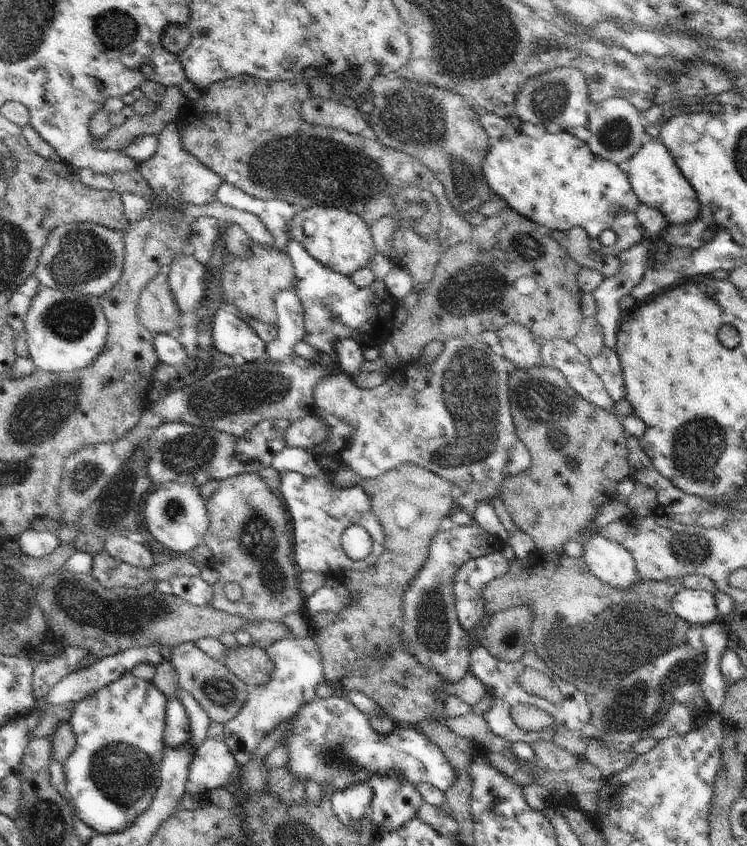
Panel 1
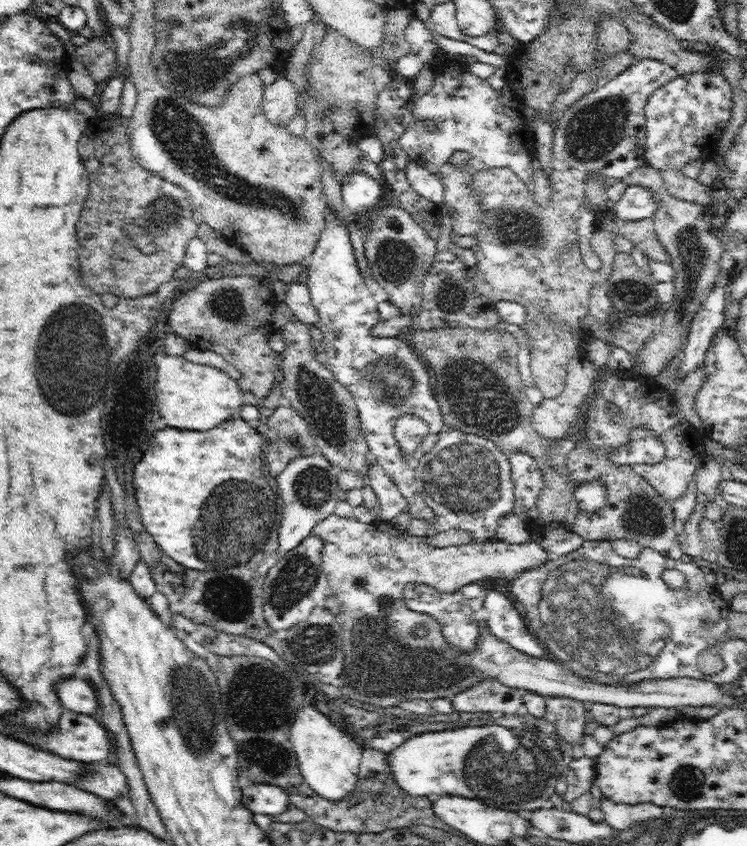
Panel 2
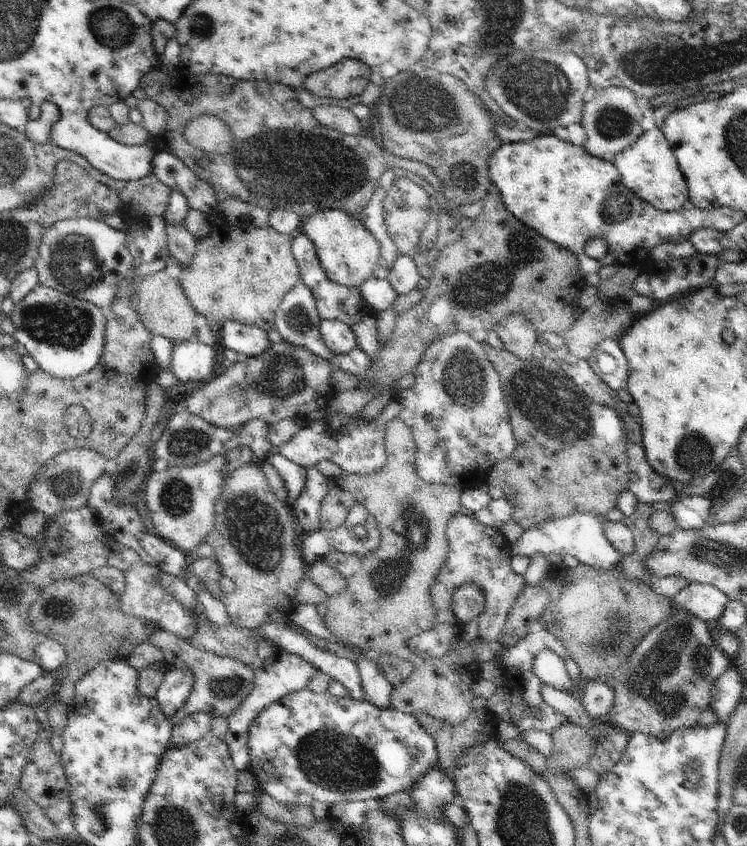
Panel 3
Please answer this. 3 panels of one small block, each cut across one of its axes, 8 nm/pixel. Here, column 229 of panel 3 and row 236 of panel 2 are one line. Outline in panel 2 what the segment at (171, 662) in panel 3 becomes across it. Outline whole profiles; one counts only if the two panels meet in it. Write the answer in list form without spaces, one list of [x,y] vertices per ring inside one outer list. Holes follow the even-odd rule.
[[[644,162],[630,172],[630,182],[632,182],[632,184],[646,186],[646,188],[649,188],[652,191],[654,200],[657,204],[657,209],[651,216],[655,227],[655,234],[657,235],[661,246],[668,252],[670,264],[676,272],[676,278],[674,278],[673,282],[676,294],[674,294],[674,300],[672,300],[670,308],[665,312],[661,312],[661,314],[663,314],[662,328],[660,329],[660,332],[654,335],[651,341],[648,340],[644,344],[633,358],[634,369],[640,369],[642,374],[654,379],[661,373],[664,373],[671,366],[672,362],[675,362],[675,360],[678,359],[680,355],[680,344],[682,344],[689,335],[692,319],[696,317],[698,310],[700,310],[702,304],[711,294],[714,284],[719,282],[719,277],[721,276],[720,264],[723,252],[725,251],[725,245],[719,240],[718,233],[713,230],[712,224],[710,223],[712,214],[708,213],[708,206],[688,200],[680,200],[672,196],[665,187],[664,181],[662,182],[660,173],[658,174],[658,171],[655,168],[652,168],[648,163]]]

